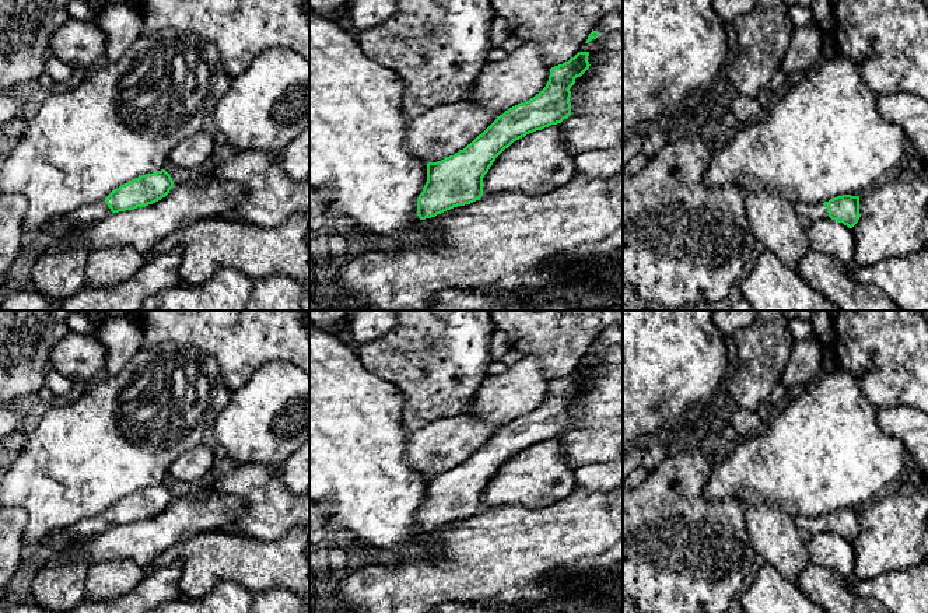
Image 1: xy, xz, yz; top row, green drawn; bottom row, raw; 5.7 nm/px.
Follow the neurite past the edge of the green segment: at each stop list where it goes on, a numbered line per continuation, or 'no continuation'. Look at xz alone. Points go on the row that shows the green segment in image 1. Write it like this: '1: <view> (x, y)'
no continuation

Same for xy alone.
1: xy (86, 214)

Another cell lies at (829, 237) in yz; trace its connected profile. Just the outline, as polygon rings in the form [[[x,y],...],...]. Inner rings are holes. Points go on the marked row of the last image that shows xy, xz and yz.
[[[836,220],[812,221],[806,228],[810,249],[852,263],[855,241],[852,230]]]

